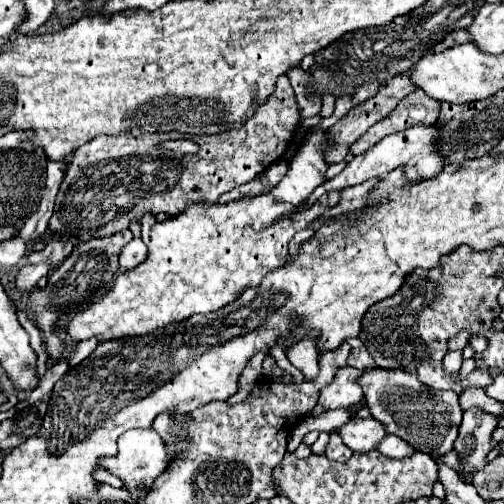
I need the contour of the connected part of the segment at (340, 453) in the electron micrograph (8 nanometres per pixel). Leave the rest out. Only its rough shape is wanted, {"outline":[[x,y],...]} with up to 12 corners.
{"outline":[[330,432],[326,456],[346,462],[352,450],[344,446],[340,434]]}

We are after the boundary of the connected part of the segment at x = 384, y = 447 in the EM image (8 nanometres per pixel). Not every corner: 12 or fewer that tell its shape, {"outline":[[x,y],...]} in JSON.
{"outline":[[388,434],[378,450],[388,458],[416,454],[408,442]]}

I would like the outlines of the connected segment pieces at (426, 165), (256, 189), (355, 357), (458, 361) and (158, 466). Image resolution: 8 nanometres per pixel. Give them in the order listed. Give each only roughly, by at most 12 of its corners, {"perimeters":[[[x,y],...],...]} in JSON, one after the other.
{"perimeters":[[[440,124],[382,138],[308,196],[344,190],[404,166],[408,180],[434,178]],[[266,174],[220,196],[228,202],[246,194],[260,194],[268,186]],[[362,346],[352,350],[348,366],[358,370],[374,368],[374,360]],[[462,352],[444,356],[444,372],[456,374],[462,366]],[[150,428],[124,432],[116,458],[100,462],[124,478],[136,502],[168,458]]]}

